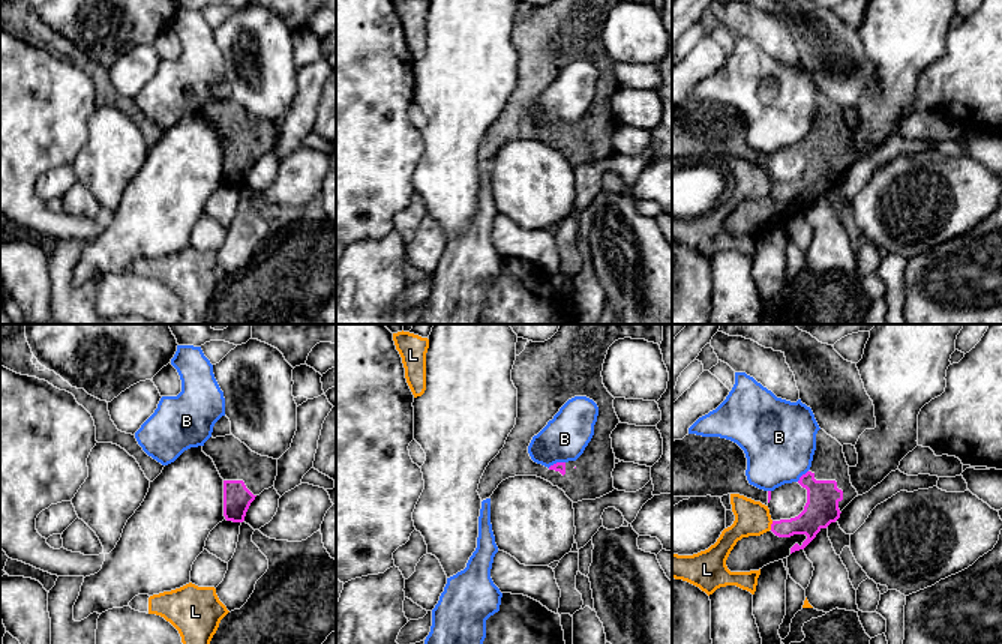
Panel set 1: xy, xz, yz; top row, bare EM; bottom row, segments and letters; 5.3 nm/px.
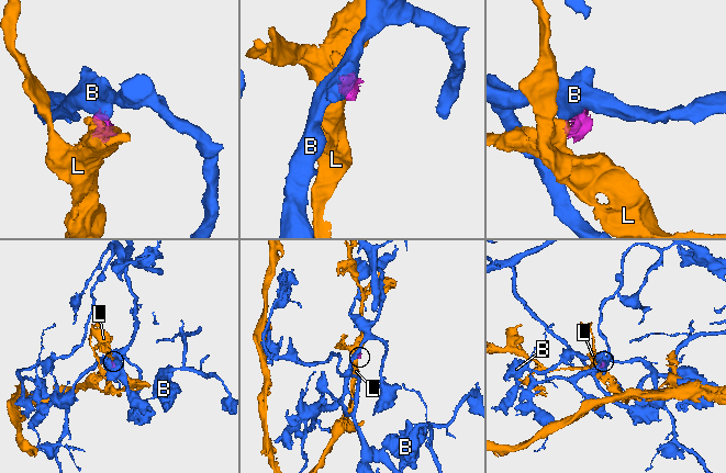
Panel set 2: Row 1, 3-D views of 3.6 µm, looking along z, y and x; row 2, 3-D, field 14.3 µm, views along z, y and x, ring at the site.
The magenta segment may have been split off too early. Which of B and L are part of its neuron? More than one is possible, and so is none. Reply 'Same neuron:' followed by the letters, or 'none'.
Same neuron: none

